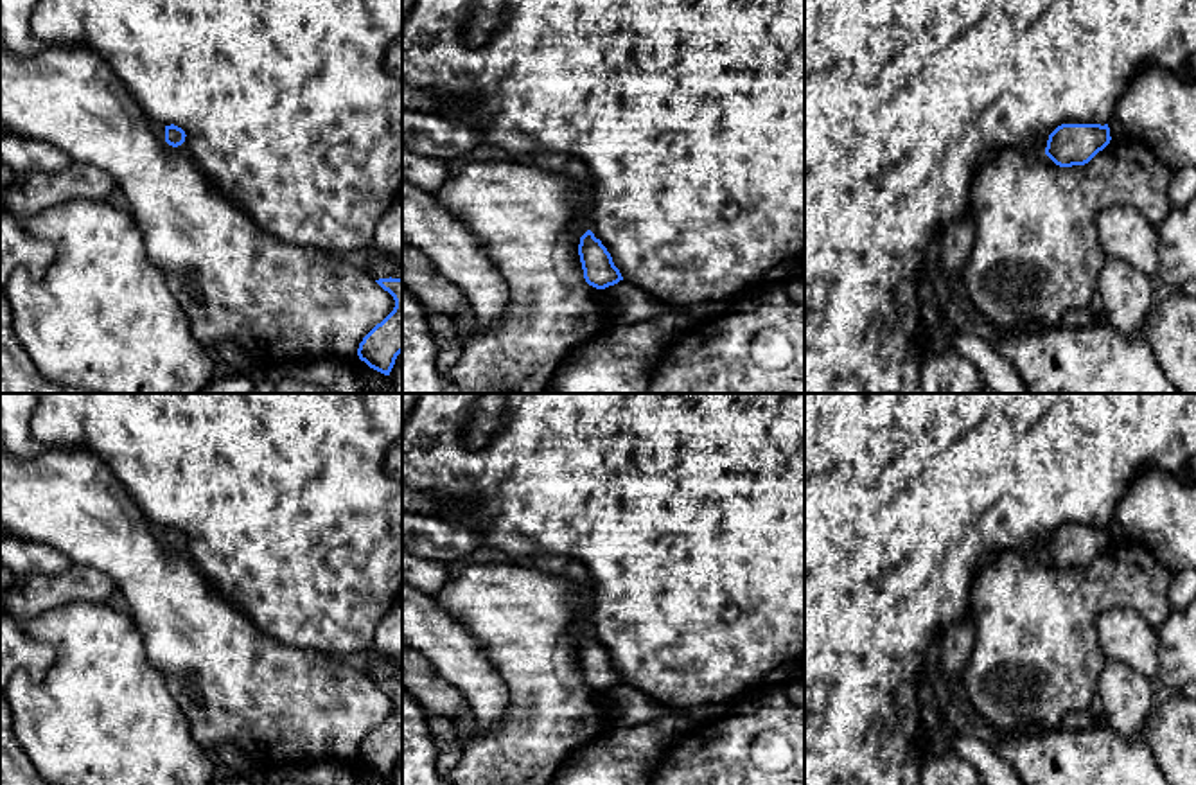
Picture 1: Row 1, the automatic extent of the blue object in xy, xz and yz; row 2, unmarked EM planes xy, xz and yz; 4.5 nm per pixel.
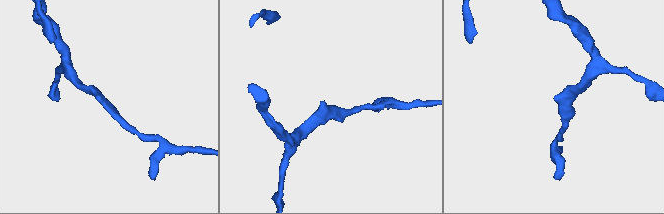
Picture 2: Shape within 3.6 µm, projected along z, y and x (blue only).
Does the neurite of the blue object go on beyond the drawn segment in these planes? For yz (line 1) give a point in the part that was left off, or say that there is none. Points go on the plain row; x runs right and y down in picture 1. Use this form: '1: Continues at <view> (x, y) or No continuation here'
1: No continuation here

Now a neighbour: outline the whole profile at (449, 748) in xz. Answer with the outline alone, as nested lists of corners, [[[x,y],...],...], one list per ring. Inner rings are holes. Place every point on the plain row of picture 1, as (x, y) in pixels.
[[[427,715],[427,726],[436,738],[438,758],[436,771],[445,776],[453,771],[462,756],[463,744],[456,736],[456,729],[451,719]]]

